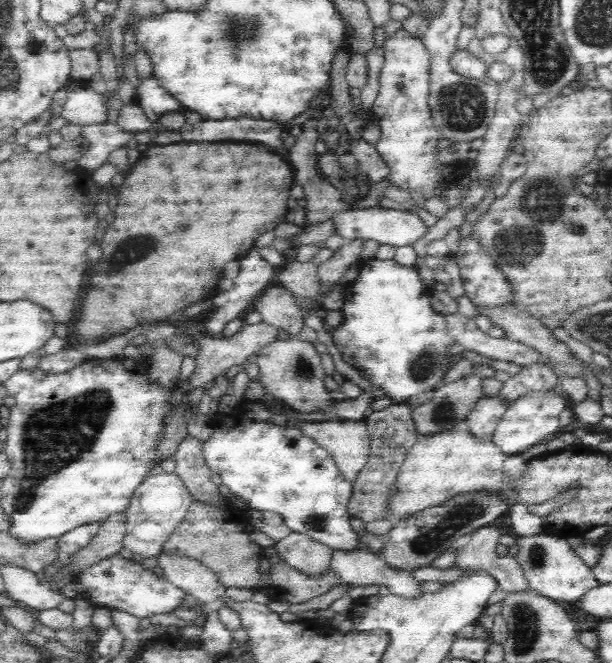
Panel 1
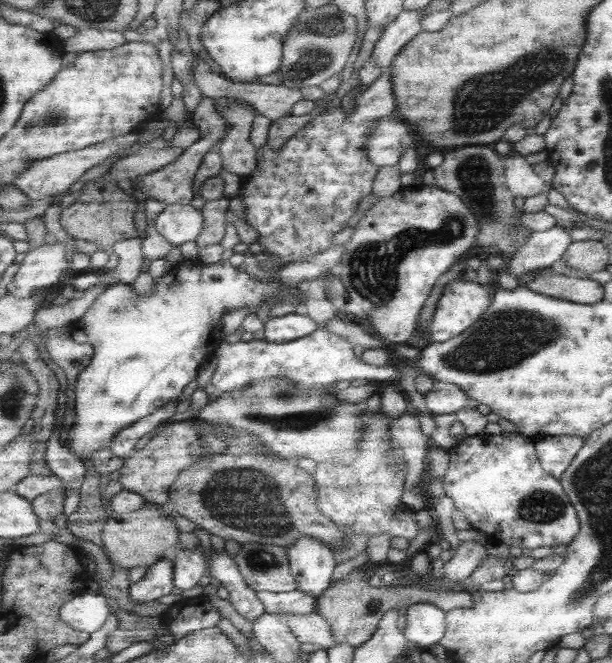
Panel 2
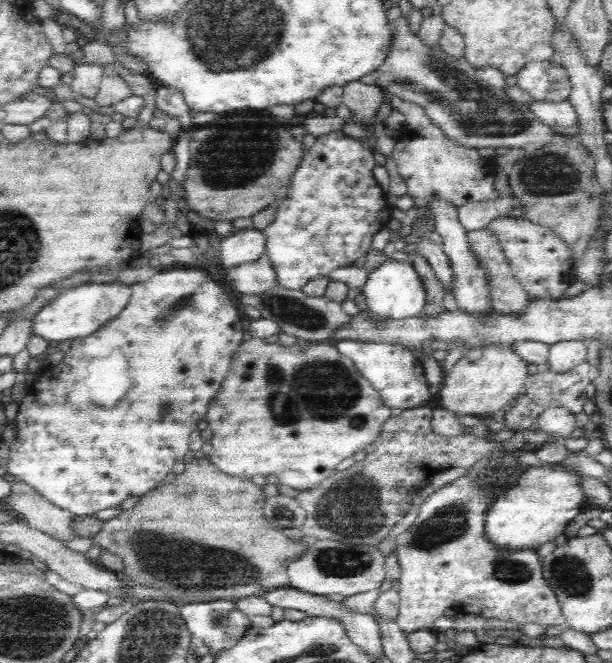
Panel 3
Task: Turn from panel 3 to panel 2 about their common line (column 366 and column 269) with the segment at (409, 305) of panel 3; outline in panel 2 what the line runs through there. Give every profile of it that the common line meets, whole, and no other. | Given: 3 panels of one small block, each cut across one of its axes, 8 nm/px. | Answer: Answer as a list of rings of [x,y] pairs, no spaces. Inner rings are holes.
[[[222,259],[216,263],[204,264],[198,260],[183,260],[181,263],[175,264],[172,266],[171,270],[162,277],[157,277],[154,280],[154,287],[152,291],[148,293],[139,294],[136,293],[136,288],[133,285],[123,284],[116,281],[114,284],[111,284],[107,287],[98,297],[97,300],[93,303],[93,306],[87,310],[87,312],[75,322],[72,322],[68,328],[71,336],[81,344],[90,344],[94,348],[94,355],[90,365],[79,375],[75,393],[76,397],[74,402],[76,403],[75,412],[76,416],[74,418],[73,425],[67,434],[65,448],[69,452],[73,452],[75,456],[79,456],[79,460],[83,458],[93,458],[99,450],[103,450],[105,446],[111,446],[111,442],[115,440],[115,434],[121,433],[123,430],[127,429],[127,426],[135,425],[135,422],[142,421],[143,418],[154,414],[157,410],[162,409],[167,405],[175,401],[185,392],[185,388],[196,380],[199,376],[201,364],[204,363],[208,357],[213,357],[215,355],[217,345],[218,345],[218,336],[221,329],[221,320],[223,316],[231,314],[233,310],[261,310],[265,304],[281,304],[285,300],[291,300],[292,298],[298,299],[298,306],[302,304],[299,300],[300,292],[295,288],[284,287],[281,282],[278,281],[262,281],[261,279],[256,279],[252,274],[248,272],[241,272],[241,270],[235,266],[231,266],[229,261]]]

